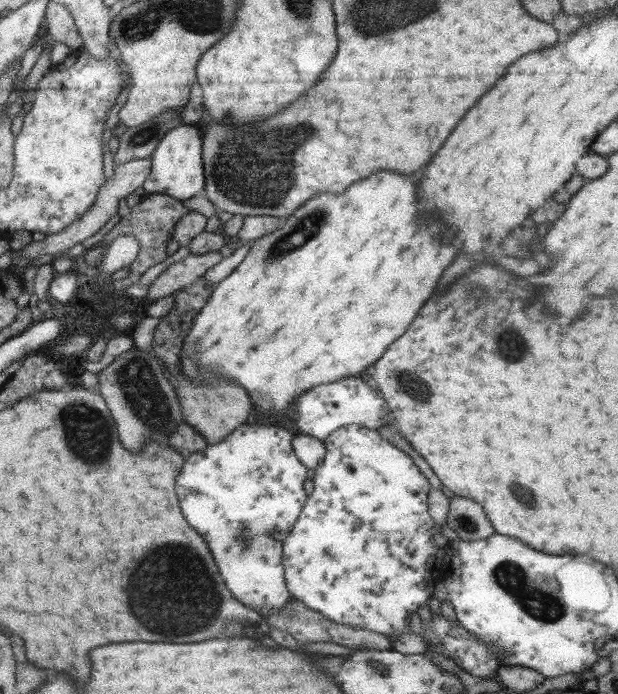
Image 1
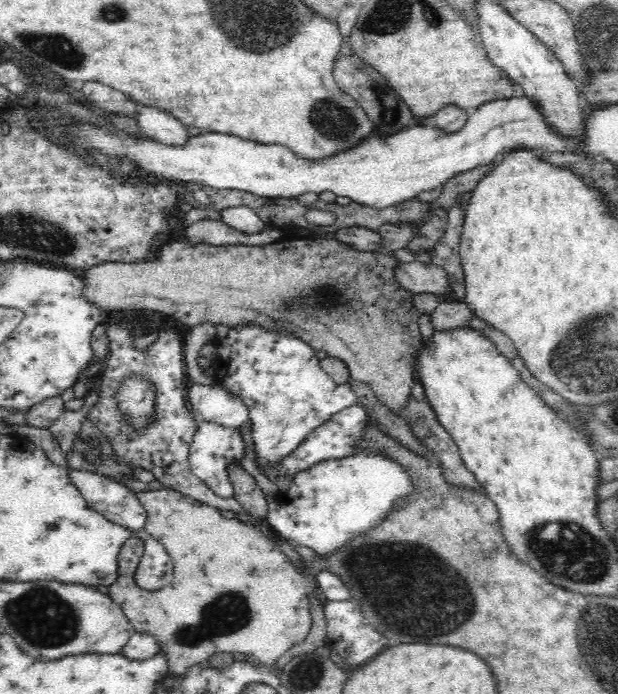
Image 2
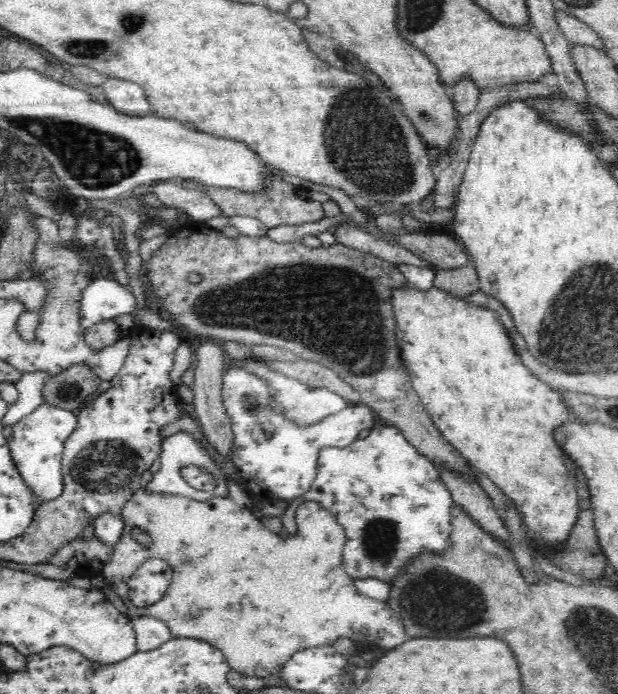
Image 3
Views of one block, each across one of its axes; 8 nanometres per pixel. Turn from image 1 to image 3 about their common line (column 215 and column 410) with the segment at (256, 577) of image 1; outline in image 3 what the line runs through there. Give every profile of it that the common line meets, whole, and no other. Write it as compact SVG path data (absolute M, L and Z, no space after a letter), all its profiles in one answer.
M386 424L380 428L373 427L369 430L366 438L356 439L352 444L344 448L322 447L318 455L318 470L316 471L315 479L312 481L312 486L304 496L296 498L288 506L288 510L281 517L284 530L291 535L295 535L297 524L295 522L297 508L306 501L314 501L322 506L322 509L328 510L342 526L346 532L346 542L343 550L343 569L353 578L360 577L376 577L378 580L394 580L418 555L424 552L434 552L435 554L444 554L448 550L449 536L453 529L453 516L451 506L454 505L450 491L444 486L444 482L439 477L435 463L428 457L421 455L413 444L402 434L399 428L394 425Z

